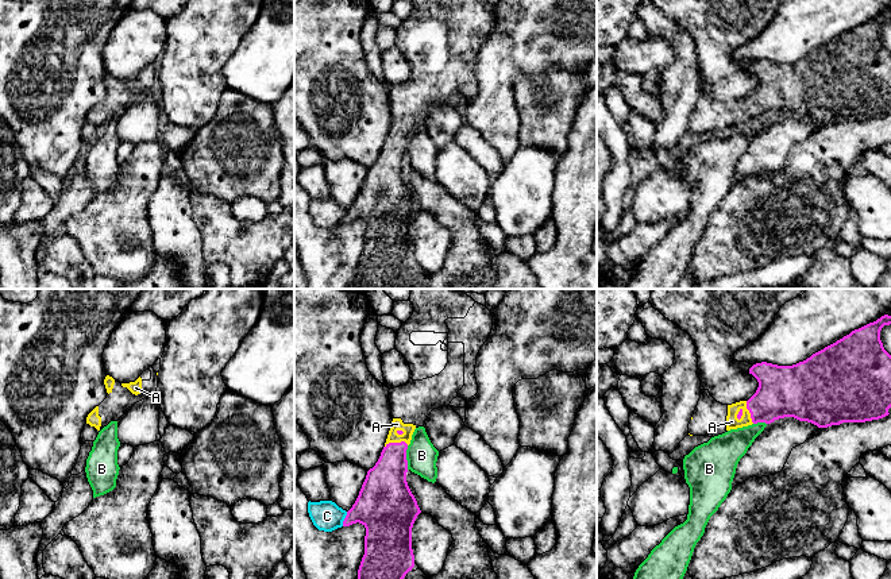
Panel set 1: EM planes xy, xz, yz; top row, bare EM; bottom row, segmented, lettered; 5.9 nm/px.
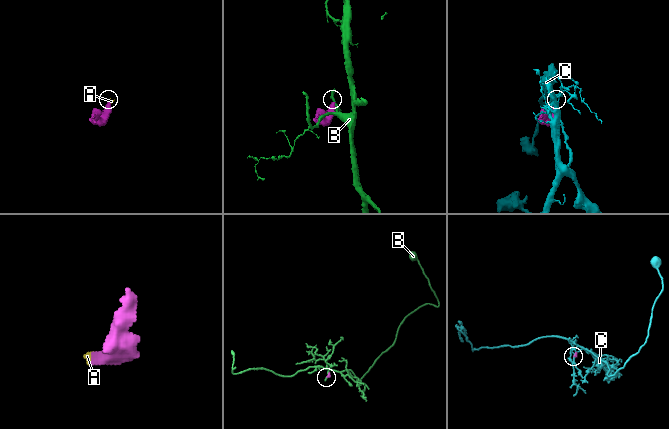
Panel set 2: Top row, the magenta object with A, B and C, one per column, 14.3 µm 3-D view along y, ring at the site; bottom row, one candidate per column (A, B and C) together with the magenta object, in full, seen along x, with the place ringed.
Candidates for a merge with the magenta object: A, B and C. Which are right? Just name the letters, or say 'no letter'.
A

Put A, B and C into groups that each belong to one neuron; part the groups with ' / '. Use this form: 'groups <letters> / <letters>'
groups A / B / C

